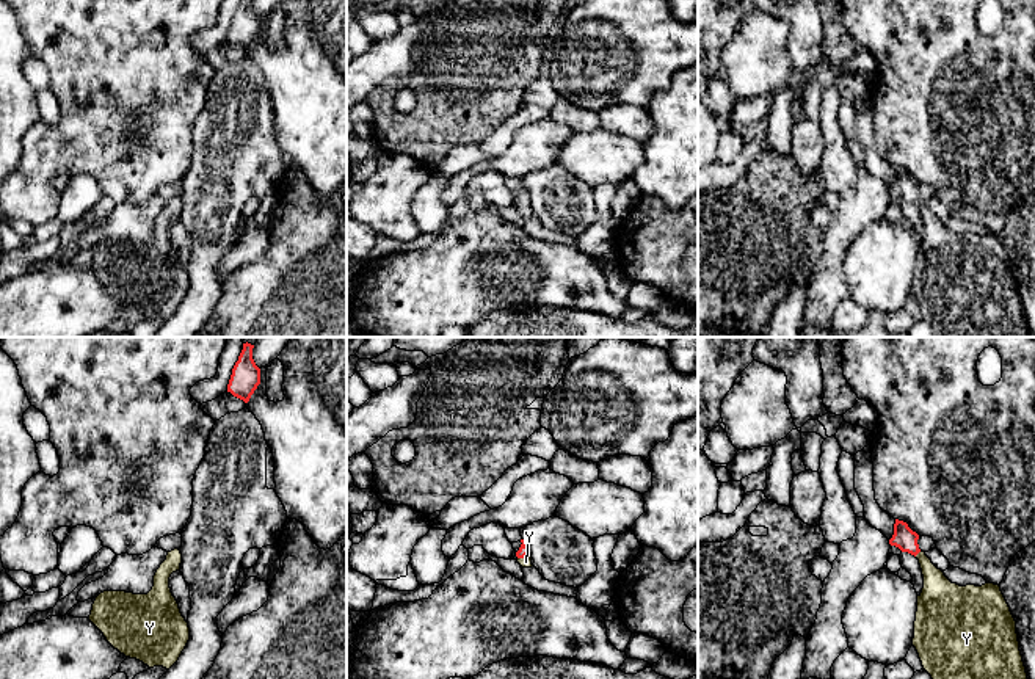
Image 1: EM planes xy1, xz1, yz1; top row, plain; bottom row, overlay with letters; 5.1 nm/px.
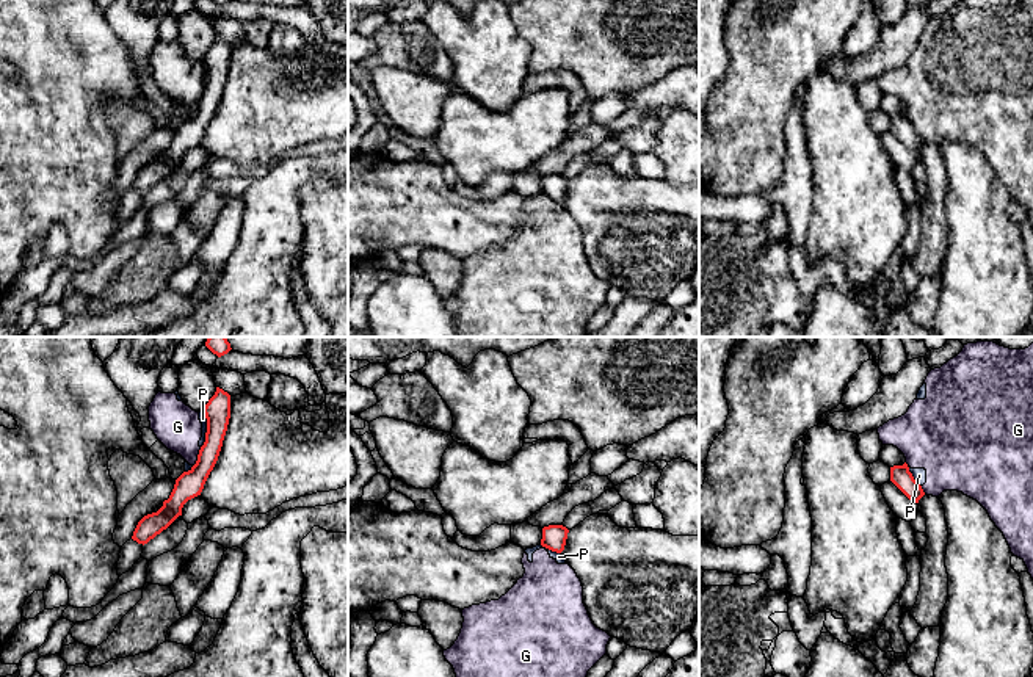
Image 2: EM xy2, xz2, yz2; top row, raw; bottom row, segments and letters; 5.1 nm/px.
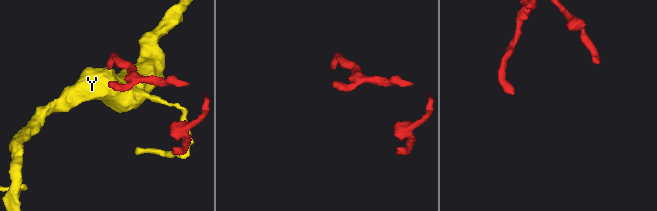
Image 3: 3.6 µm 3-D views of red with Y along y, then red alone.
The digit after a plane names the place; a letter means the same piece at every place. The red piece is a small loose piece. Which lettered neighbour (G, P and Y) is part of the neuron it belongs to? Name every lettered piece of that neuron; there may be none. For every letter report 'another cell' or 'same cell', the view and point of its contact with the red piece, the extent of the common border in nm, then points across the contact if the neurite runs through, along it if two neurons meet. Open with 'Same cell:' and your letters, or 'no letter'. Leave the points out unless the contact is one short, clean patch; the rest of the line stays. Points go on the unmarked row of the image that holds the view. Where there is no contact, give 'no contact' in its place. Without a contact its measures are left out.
Same cell: Y
G: another cell; meets red in xy2 at (198, 105); contact 110 nm long
P: another cell; meets red in xy2 at (207, 79); contact 190 nm long
Y: same cell; meets red in yz1 at (918, 201); contact 50 nm long; runs through yz1 (904, 187), (918, 201), (933, 226), (938, 245)

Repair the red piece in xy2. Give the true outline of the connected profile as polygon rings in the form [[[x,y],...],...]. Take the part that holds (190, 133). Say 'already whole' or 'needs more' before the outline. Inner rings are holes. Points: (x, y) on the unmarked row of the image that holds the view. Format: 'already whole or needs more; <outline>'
already whole; [[[216,36],[215,44],[204,56],[204,63],[207,67],[207,81],[196,113],[176,129],[174,138],[169,147],[163,150],[163,155],[138,171],[132,185],[138,193],[144,194],[166,179],[179,165],[182,165],[183,154],[201,144],[207,127],[218,110],[227,80],[230,67],[230,44]]]

